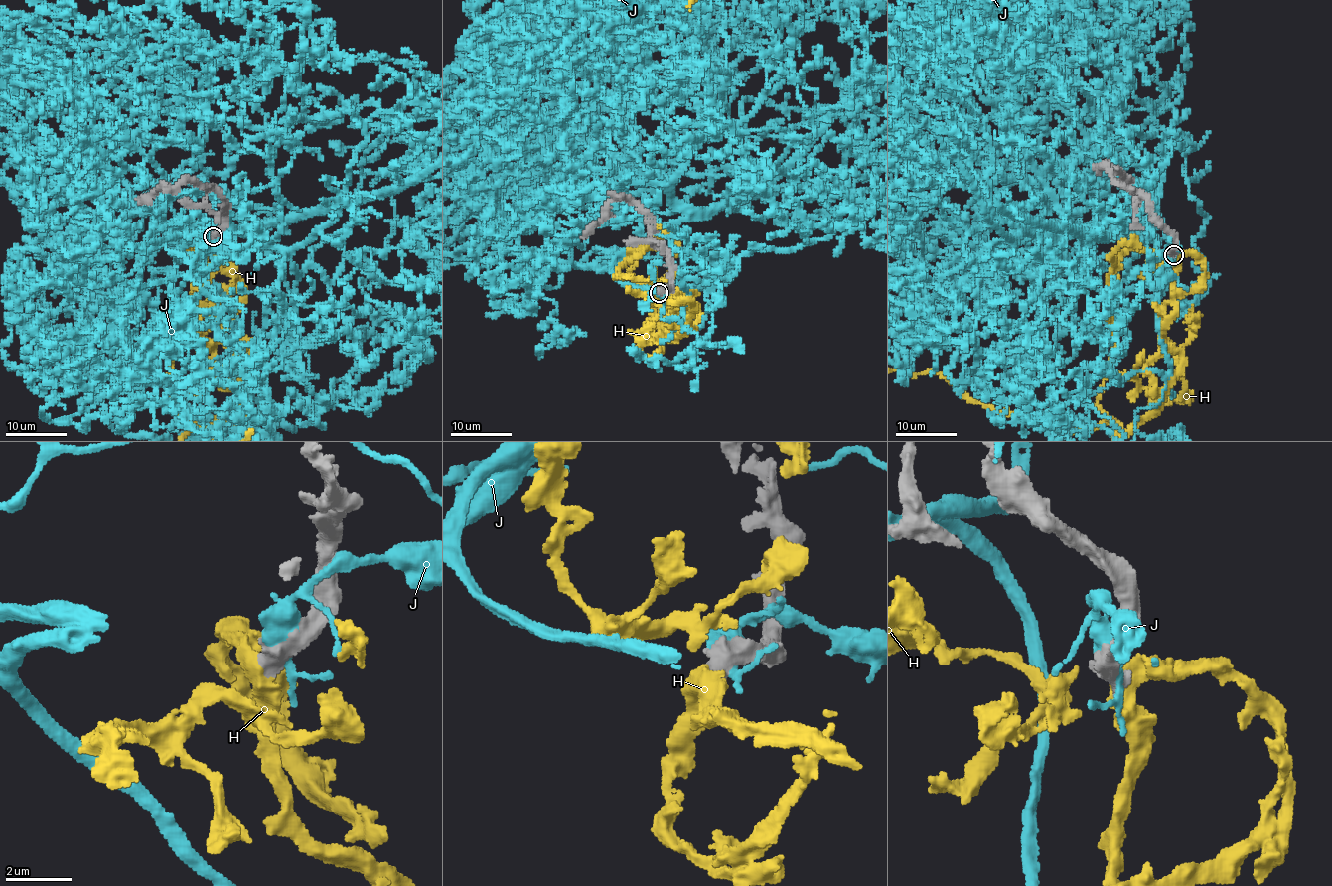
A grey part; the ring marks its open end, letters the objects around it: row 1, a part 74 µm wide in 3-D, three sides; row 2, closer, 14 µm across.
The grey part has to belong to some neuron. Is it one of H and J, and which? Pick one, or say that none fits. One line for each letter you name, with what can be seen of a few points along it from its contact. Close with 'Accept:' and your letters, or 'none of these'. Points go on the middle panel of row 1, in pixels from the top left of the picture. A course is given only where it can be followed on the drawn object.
H: course (659, 292), (688, 307), (669, 338), (692, 328), (693, 302), (629, 287), (659, 190), (619, 97)
Accept: H

